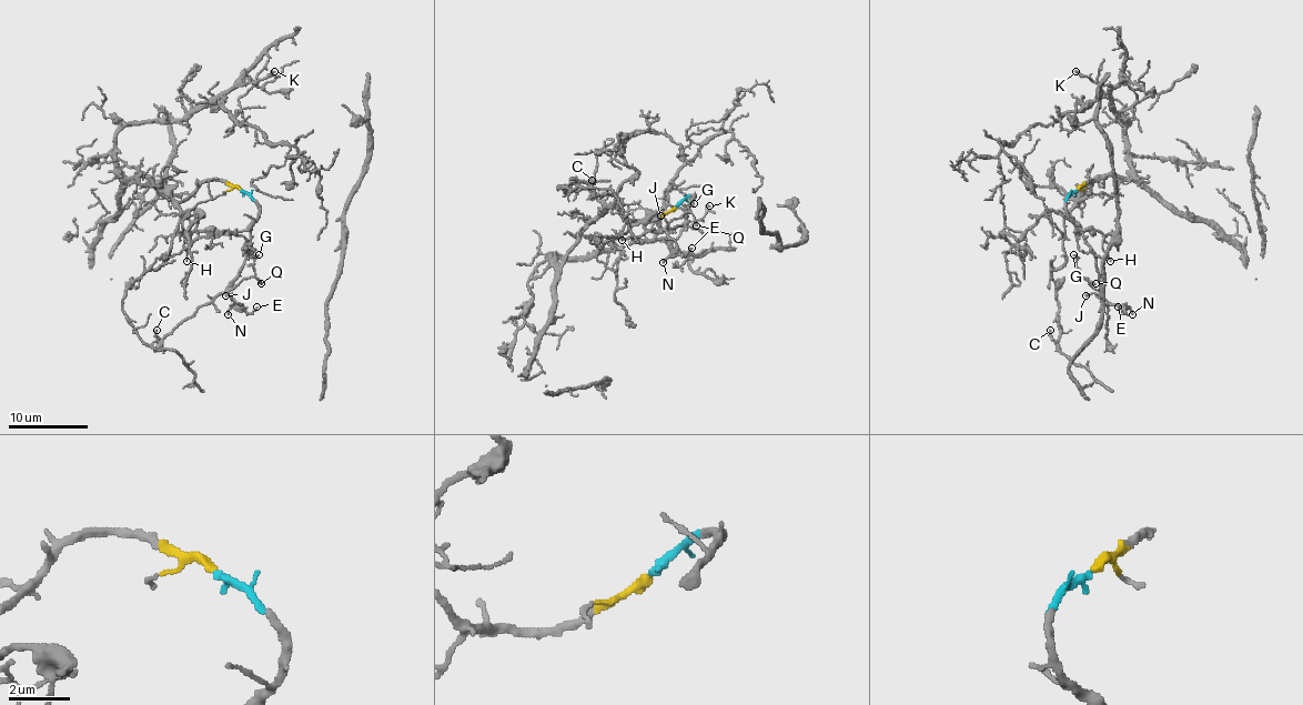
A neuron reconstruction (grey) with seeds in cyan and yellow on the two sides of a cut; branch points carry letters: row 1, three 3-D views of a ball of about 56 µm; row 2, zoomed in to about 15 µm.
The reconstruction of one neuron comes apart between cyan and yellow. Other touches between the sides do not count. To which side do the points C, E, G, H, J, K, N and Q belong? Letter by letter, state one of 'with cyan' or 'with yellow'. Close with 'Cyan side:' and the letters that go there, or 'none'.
C: with yellow
E: with cyan
G: with cyan
H: with cyan
J: with cyan
K: with yellow
N: with cyan
Q: with cyan
Cyan side: E, G, H, J, N, Q

